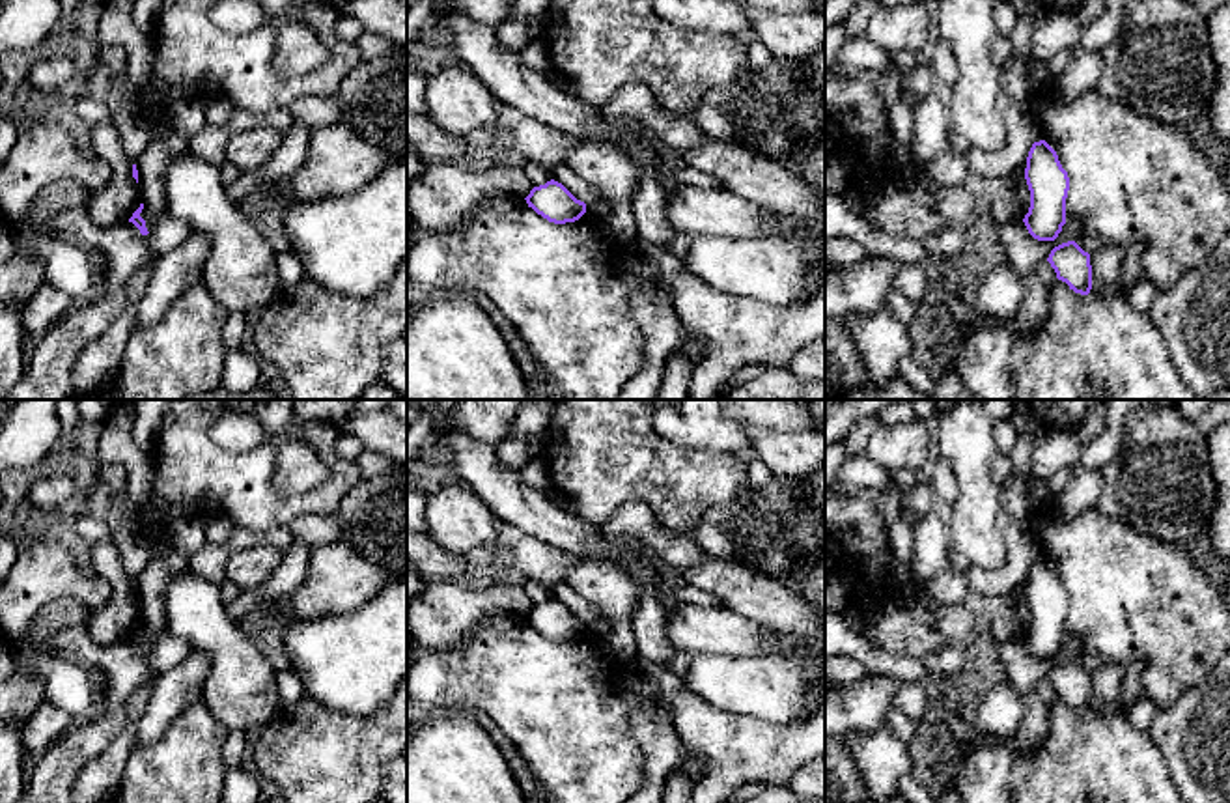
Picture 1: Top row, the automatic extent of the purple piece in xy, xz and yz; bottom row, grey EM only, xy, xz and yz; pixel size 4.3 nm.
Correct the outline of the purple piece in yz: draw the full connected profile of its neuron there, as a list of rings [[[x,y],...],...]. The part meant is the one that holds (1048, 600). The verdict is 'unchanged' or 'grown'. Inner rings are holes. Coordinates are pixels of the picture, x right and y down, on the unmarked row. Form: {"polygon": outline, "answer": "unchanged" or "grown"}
{"polygon": [[[1034,560],[1025,586],[1030,626],[1023,641],[1038,659],[1055,659],[1066,642],[1068,590],[1056,570],[1045,560]]], "answer": "unchanged"}

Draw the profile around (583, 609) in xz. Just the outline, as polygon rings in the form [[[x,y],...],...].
[[[564,579],[554,585],[552,598],[562,601],[577,618],[584,622],[603,616],[594,603],[577,596]]]

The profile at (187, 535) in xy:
[[[179,517],[168,527],[172,553],[166,558],[151,556],[146,570],[134,581],[138,588],[138,607],[144,627],[140,635],[151,652],[162,633],[168,631],[164,590],[166,579],[174,571],[189,568],[189,558],[194,556],[205,543],[203,517]]]

